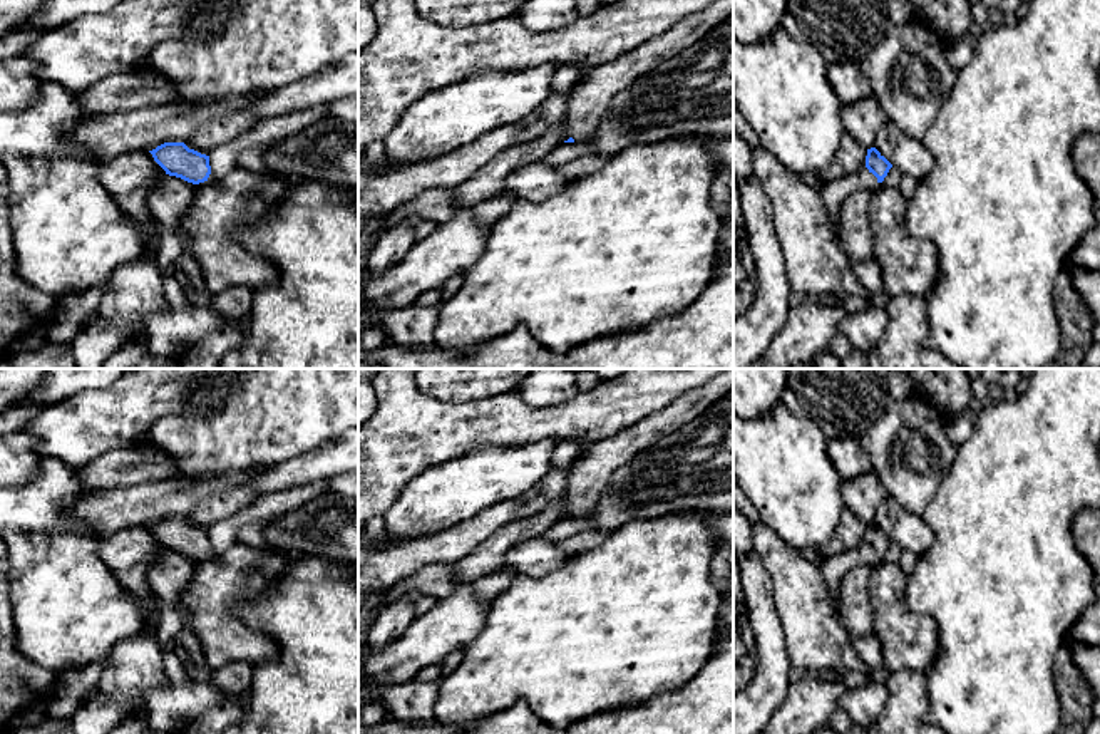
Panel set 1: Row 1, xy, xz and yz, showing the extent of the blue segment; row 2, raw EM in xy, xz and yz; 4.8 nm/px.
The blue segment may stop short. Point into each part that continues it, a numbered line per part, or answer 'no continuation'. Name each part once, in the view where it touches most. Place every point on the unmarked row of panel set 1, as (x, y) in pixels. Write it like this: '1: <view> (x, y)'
1: yz (832, 568)

